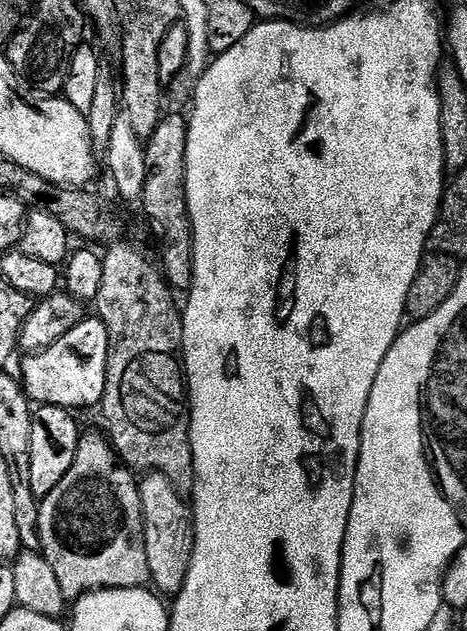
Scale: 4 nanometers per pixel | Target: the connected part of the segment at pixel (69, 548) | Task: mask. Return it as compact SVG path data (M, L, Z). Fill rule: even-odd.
M85 431L70 470L66 470L62 482L43 496L39 505L40 552L46 562L50 562L65 601L75 602L79 596L99 588L142 588L149 583L150 564L146 562L140 486L137 477L125 467L107 439L99 440L94 433Z

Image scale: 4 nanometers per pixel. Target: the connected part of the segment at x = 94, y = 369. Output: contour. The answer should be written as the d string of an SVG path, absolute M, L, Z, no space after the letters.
M86 318L70 334L62 334L54 346L23 357L19 375L24 392L37 405L53 404L59 408L77 410L92 408L101 403L106 390L108 369L108 331L98 318Z

